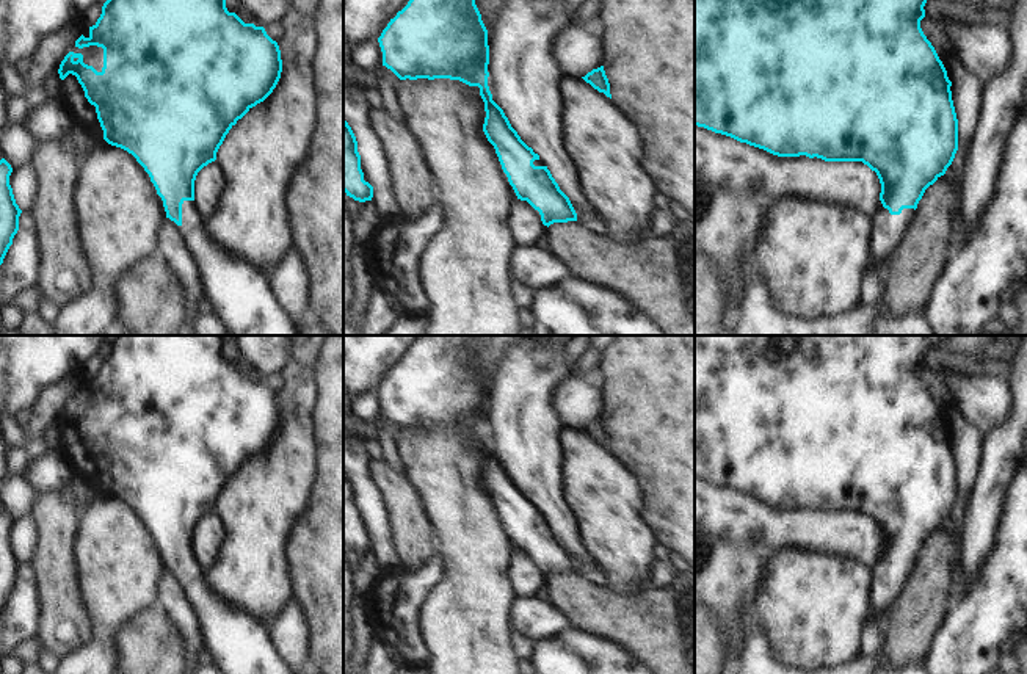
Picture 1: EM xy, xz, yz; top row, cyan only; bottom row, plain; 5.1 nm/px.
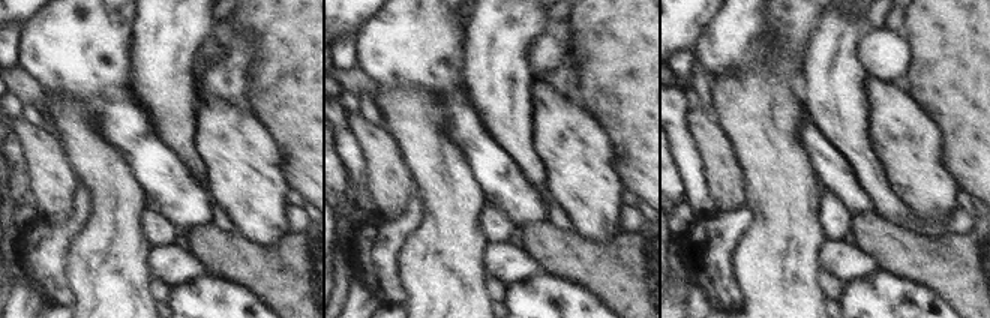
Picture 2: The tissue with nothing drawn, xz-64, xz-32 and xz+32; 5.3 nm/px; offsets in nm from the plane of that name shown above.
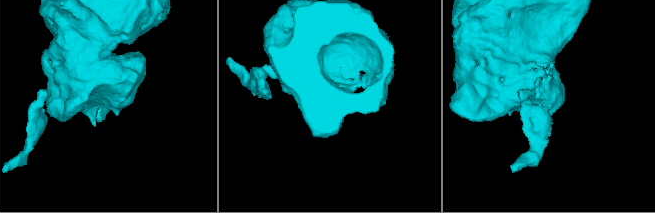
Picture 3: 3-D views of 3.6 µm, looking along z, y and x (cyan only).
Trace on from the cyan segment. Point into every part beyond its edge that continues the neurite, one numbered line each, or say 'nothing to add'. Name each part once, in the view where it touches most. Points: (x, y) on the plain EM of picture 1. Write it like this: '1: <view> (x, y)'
1: yz (886, 582)

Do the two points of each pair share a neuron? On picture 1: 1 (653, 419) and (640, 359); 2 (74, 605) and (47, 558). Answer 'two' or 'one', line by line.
1: one
2: one

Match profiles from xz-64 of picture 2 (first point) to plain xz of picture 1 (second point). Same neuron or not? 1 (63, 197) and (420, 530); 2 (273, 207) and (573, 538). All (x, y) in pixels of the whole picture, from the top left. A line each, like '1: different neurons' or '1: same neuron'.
1: same neuron
2: different neurons

